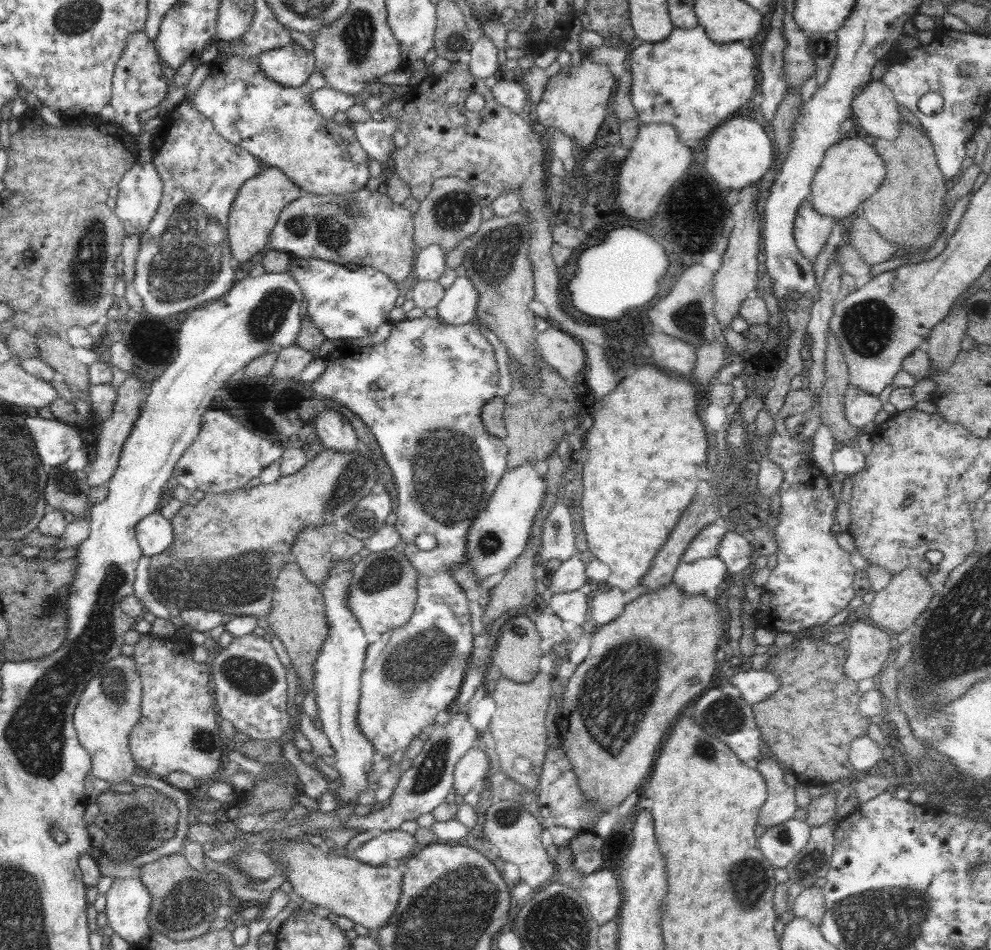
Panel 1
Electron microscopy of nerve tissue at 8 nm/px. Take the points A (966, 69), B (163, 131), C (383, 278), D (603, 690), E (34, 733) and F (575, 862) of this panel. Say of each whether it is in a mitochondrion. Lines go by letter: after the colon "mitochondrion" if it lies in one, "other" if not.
A: mitochondrion
B: other
C: other
D: mitochondrion
E: mitochondrion
F: other

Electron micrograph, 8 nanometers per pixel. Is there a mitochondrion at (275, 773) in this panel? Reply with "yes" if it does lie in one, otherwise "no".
no

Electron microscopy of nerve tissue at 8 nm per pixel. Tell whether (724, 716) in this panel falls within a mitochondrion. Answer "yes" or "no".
yes

